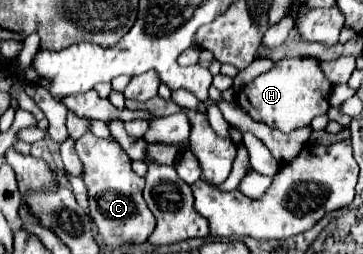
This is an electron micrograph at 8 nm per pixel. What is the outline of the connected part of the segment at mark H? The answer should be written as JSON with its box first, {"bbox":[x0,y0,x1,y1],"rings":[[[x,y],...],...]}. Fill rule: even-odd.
{"bbox":[238,57,332,133],"rings":[[[314,57],[280,59],[268,73],[262,73],[242,89],[242,95],[238,95],[238,103],[254,121],[290,133],[294,129],[310,125],[316,115],[328,113],[330,89],[332,85]]]}

